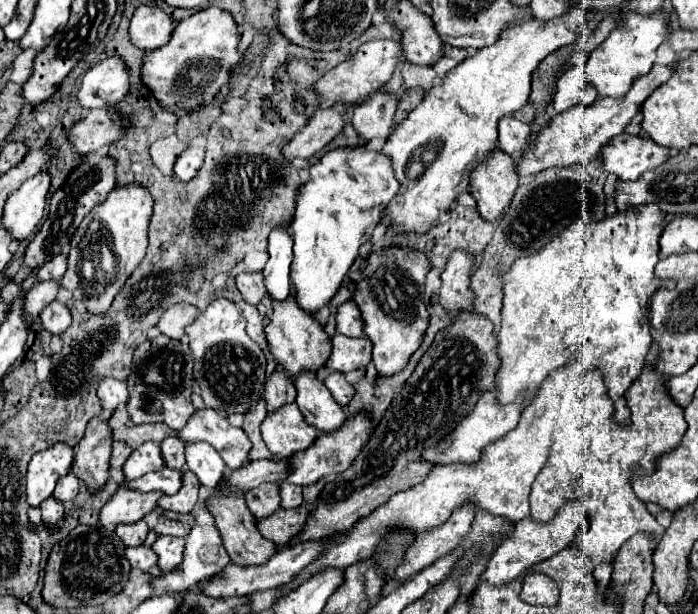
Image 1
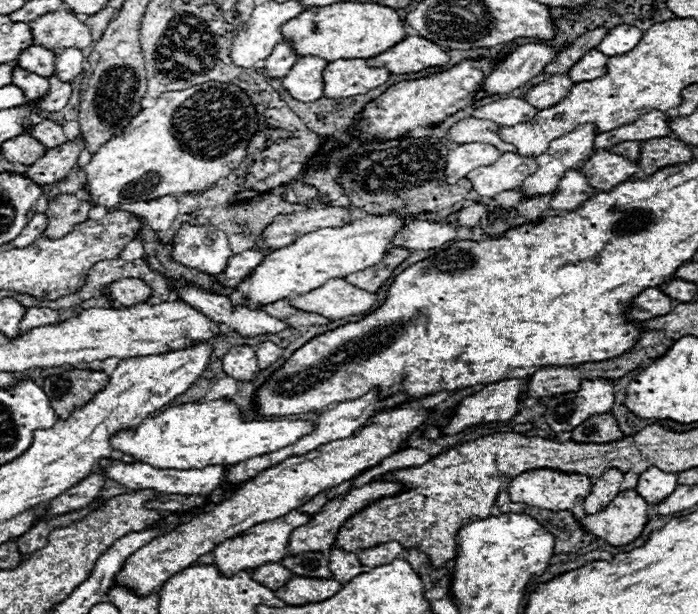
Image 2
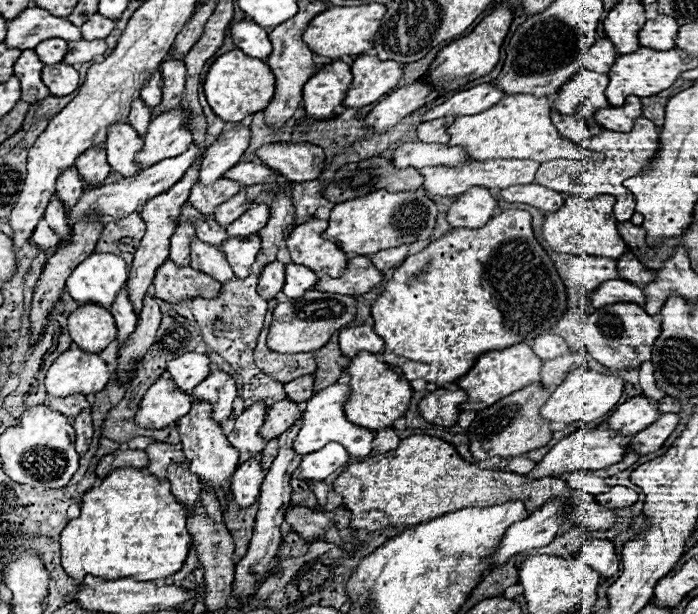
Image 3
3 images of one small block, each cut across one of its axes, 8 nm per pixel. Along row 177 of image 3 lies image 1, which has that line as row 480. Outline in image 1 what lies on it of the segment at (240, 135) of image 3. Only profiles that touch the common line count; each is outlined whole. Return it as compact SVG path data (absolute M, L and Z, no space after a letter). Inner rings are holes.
M206 442L186 446L186 468L192 470L204 488L214 490L226 476L226 464Z

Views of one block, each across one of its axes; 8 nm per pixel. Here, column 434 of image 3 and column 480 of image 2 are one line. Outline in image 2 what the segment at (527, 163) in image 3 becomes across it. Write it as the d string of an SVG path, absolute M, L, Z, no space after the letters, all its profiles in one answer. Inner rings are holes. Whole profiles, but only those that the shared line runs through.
M502 154L496 164L488 168L476 168L466 178L472 182L472 190L480 196L496 196L506 190L518 188L532 172L536 172L536 160L524 160L516 154Z

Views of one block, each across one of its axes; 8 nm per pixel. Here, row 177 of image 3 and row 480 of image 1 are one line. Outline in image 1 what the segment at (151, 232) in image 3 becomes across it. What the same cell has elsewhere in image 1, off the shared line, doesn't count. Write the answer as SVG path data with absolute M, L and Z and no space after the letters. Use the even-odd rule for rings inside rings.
M184 472L182 476L182 488L178 494L174 496L162 496L158 500L158 506L164 508L164 510L172 510L172 512L178 512L178 514L188 514L194 510L196 502L198 502L198 490L200 490L200 484L198 484L198 478L194 476L194 472Z

